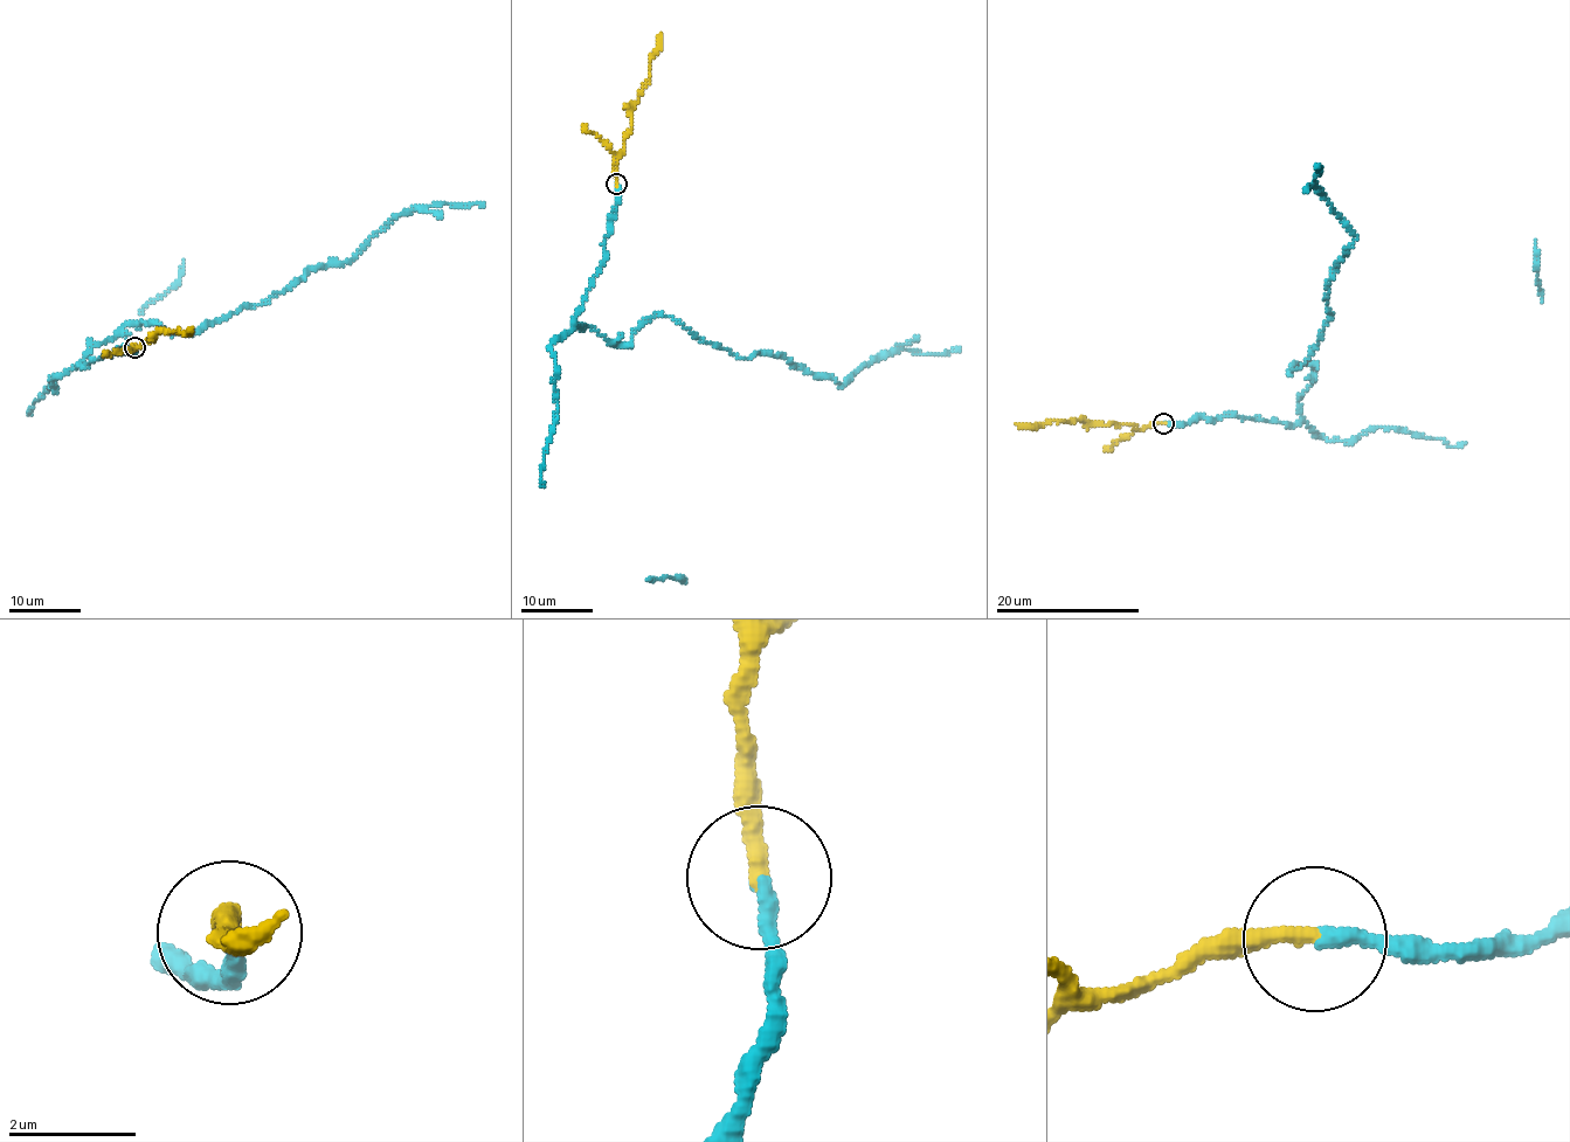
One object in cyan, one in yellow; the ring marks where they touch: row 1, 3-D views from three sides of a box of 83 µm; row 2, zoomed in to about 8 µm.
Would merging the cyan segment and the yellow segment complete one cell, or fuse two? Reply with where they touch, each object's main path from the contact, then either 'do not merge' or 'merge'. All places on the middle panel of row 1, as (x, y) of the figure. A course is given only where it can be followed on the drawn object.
(616, 184) | cyan via (617, 184), (575, 325), (628, 344), (670, 316), (738, 358), (783, 355), (842, 385), (894, 352), (959, 348) | yellow via (617, 184), (616, 156), (630, 127), (631, 104), (648, 80), (650, 55), (659, 34) | merge

